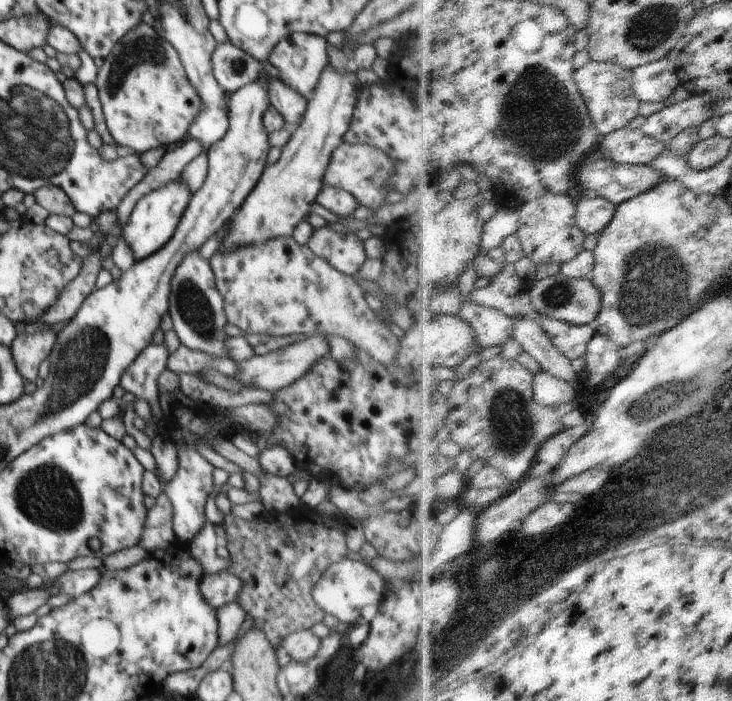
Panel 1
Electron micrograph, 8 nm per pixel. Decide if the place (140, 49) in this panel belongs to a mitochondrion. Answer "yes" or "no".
yes

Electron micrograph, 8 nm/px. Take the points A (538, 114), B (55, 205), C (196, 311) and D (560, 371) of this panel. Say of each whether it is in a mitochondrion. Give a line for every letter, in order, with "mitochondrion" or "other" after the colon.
A: mitochondrion
B: other
C: mitochondrion
D: other

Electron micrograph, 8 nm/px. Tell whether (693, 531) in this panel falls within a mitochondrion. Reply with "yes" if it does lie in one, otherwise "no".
no

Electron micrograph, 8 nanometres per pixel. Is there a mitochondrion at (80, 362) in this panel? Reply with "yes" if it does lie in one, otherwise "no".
yes

